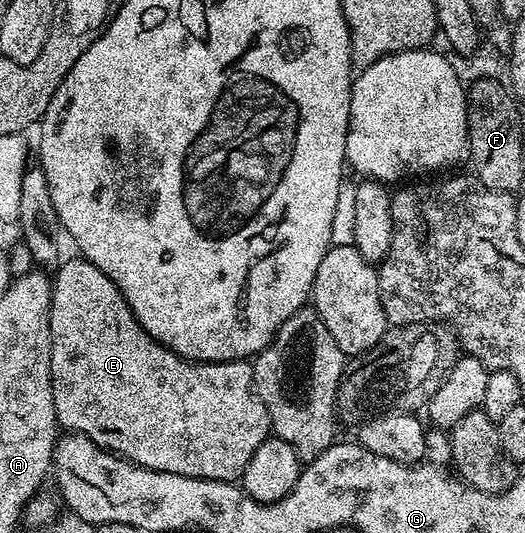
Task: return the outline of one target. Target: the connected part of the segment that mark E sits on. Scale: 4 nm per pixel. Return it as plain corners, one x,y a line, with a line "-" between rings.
83,258
75,259
68,261
65,259
55,269
55,271
57,270
56,276
51,277
50,342
52,345
50,346
50,378
52,379
57,425
68,432
77,432
80,436
90,438
98,447
105,448
107,452
112,452
115,456
129,460
131,464
137,464
155,472
182,474
190,478
206,478
207,480
239,481
244,475
250,458
254,458
254,450
258,450
261,442
269,439
270,436
268,411
263,402
257,400
254,395
251,363
248,360
231,360
230,362
201,364
185,360
183,356
176,355
172,349
160,344
150,334
146,334
146,330
140,325
138,318
134,318
126,298
122,298
118,286
114,286
114,282
110,282
110,278
106,278
106,274
102,274
102,270
98,270
98,266
94,266
90,261

